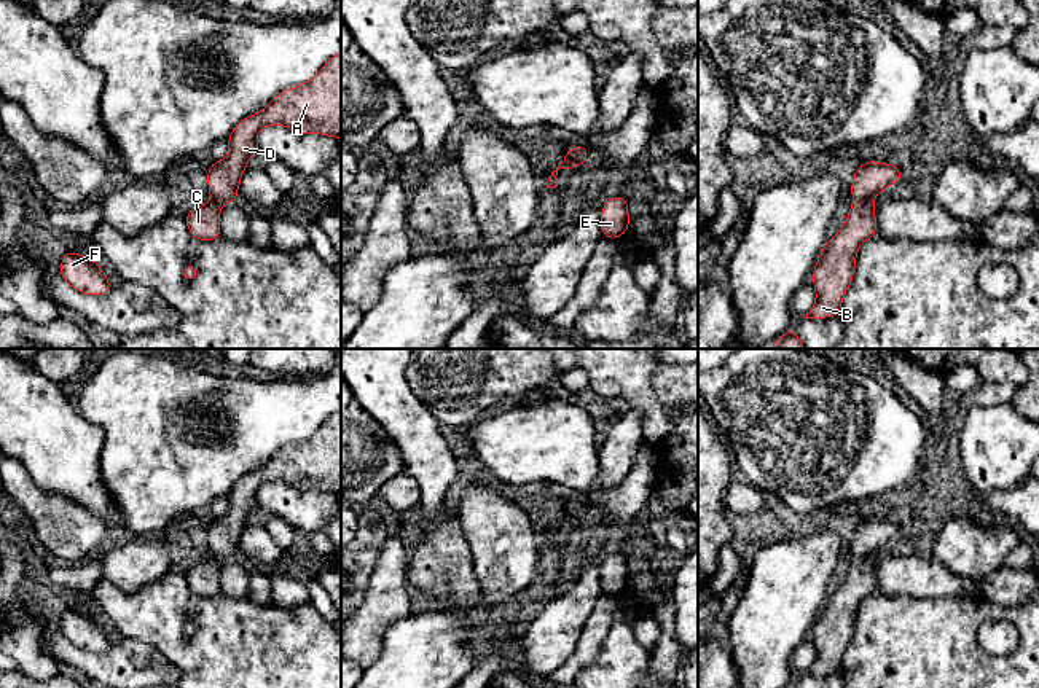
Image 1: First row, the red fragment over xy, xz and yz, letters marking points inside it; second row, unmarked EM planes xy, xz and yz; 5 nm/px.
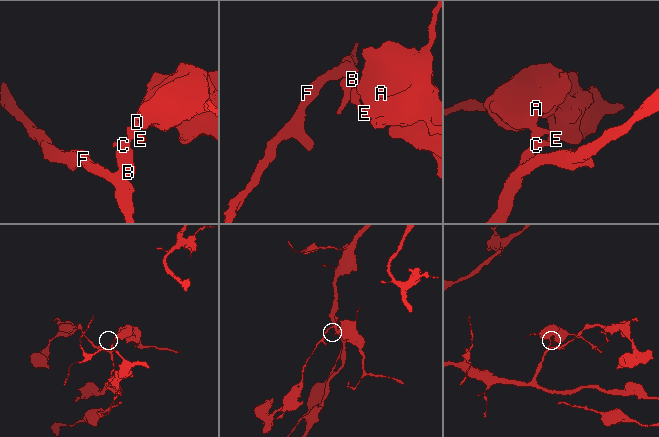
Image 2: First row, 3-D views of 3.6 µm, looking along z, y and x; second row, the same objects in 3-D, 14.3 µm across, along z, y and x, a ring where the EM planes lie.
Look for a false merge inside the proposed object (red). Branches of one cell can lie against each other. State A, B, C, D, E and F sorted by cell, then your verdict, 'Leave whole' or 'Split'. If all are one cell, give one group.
Groups: A B C D E F. Leave whole

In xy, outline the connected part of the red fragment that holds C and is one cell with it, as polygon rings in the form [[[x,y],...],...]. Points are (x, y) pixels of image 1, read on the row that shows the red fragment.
[[[341,51],[331,57],[308,83],[284,89],[260,113],[244,118],[228,135],[229,153],[225,159],[215,161],[207,170],[207,185],[212,201],[193,209],[185,223],[194,239],[220,239],[220,210],[223,204],[236,202],[241,175],[249,159],[260,153],[257,134],[271,124],[282,124],[303,134],[322,134],[341,139]]]

